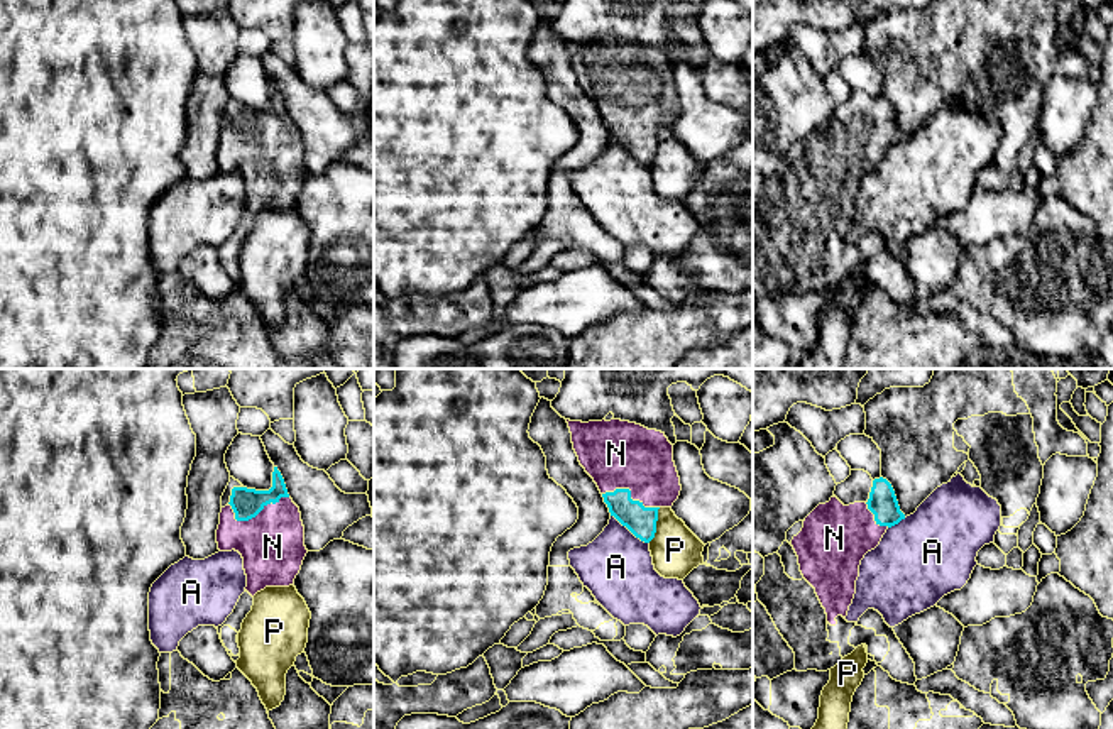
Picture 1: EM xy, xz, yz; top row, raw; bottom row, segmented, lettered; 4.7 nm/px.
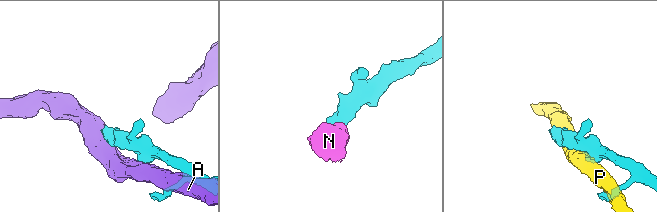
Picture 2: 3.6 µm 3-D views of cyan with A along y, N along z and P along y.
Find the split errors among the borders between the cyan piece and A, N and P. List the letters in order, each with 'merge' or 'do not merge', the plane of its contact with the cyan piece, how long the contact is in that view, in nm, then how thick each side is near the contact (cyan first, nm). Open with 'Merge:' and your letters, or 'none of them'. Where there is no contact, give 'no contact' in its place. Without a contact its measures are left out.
Merge: N
A: do not merge; contact in xz; length 240 nm; calibres 140 and 340 nm
N: merge; contact in xy; length 300 nm; calibres 140 and 300 nm
P: do not merge; contact in xz; length 180 nm; calibres 140 and 240 nm

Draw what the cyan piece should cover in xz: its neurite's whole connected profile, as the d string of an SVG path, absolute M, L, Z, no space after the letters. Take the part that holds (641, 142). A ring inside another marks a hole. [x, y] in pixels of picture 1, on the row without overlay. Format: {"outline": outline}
{"outline": "M629 42L567 44L578 83L597 105L611 137L650 164L658 130L672 129L682 112L673 66L665 54Z"}

